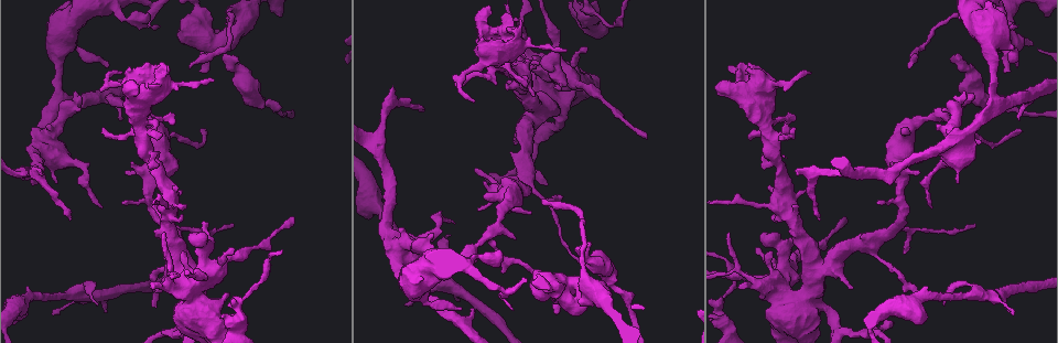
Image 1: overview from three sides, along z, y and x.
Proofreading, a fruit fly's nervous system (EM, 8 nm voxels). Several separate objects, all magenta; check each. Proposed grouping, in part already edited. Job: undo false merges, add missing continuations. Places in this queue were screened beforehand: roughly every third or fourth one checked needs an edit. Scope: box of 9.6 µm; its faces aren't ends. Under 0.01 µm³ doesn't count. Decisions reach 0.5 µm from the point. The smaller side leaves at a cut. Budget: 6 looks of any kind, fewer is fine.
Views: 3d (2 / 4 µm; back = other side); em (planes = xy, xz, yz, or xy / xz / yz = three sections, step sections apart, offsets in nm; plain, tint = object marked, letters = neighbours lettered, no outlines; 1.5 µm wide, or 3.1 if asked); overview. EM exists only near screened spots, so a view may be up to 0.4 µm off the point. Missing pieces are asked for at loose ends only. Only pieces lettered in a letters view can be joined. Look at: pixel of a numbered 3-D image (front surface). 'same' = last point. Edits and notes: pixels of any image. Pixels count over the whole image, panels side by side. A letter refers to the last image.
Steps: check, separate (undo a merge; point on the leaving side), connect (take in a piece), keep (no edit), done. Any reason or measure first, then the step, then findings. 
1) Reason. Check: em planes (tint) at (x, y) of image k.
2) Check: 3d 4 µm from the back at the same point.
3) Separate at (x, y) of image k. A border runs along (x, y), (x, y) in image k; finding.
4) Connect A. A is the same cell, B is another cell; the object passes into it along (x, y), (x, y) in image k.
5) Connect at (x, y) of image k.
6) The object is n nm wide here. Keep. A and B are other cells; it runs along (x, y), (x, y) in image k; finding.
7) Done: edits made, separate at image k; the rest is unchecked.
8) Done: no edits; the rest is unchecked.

Check: 3d 2 µm at (377, 144) of image 1.

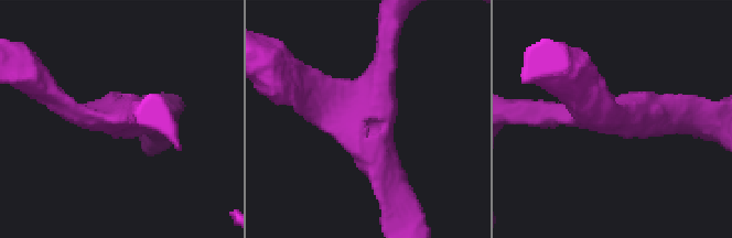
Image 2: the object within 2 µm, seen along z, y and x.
3 arms meet here; the arms are 190, 220, 280 nm wide; shape alone is not enough. Check: em xy step 4 (letters) at (124, 112) of image 2.

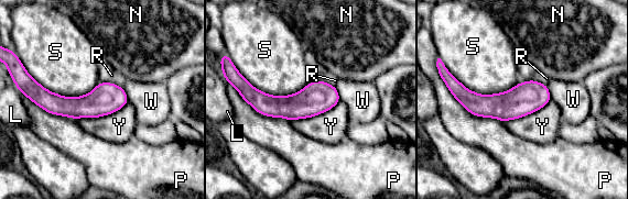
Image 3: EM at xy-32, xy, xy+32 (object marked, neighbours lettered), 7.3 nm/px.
Keep. L, N, P, R, S, W and Y are other cells; one neuron here.

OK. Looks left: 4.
Free end. Check: 3d 4 µm at (406, 305) of image 1.

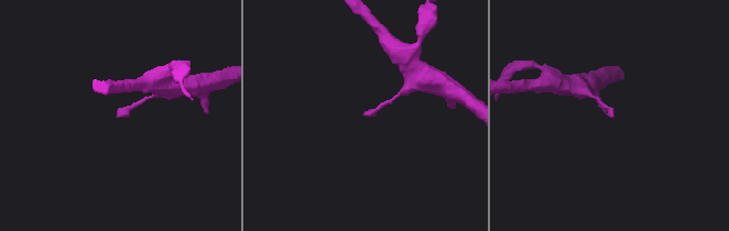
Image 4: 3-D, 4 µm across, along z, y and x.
Need the tissue. Check: em yz step 8 (letters) at (611, 115) of image 4.

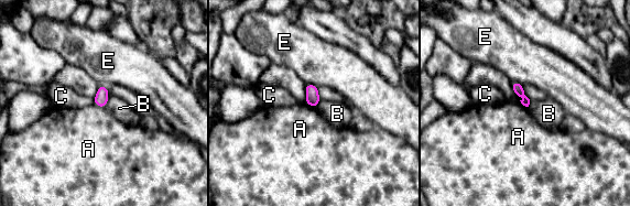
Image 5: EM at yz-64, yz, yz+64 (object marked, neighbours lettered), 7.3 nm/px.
Keep. A, B, C and E are other cells; no lettered piece goes on from it.

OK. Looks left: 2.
Free end. Check: em xz step 8 (letters) at (145, 26) of image 1.

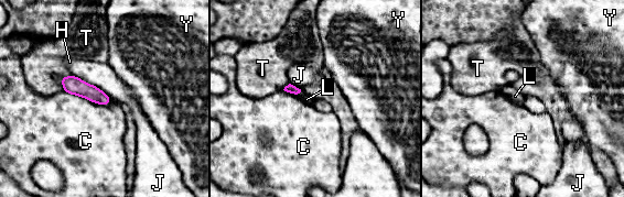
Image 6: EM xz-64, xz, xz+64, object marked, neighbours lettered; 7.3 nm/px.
The longest contact is with C, 380 nm. Keep. C, H, J, L, T and Y are other cells; a border runs along (301, 91), (297, 94) in image 6; no lettered piece goes on from it.

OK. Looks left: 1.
Done: no edits; the rest is unchecked.

